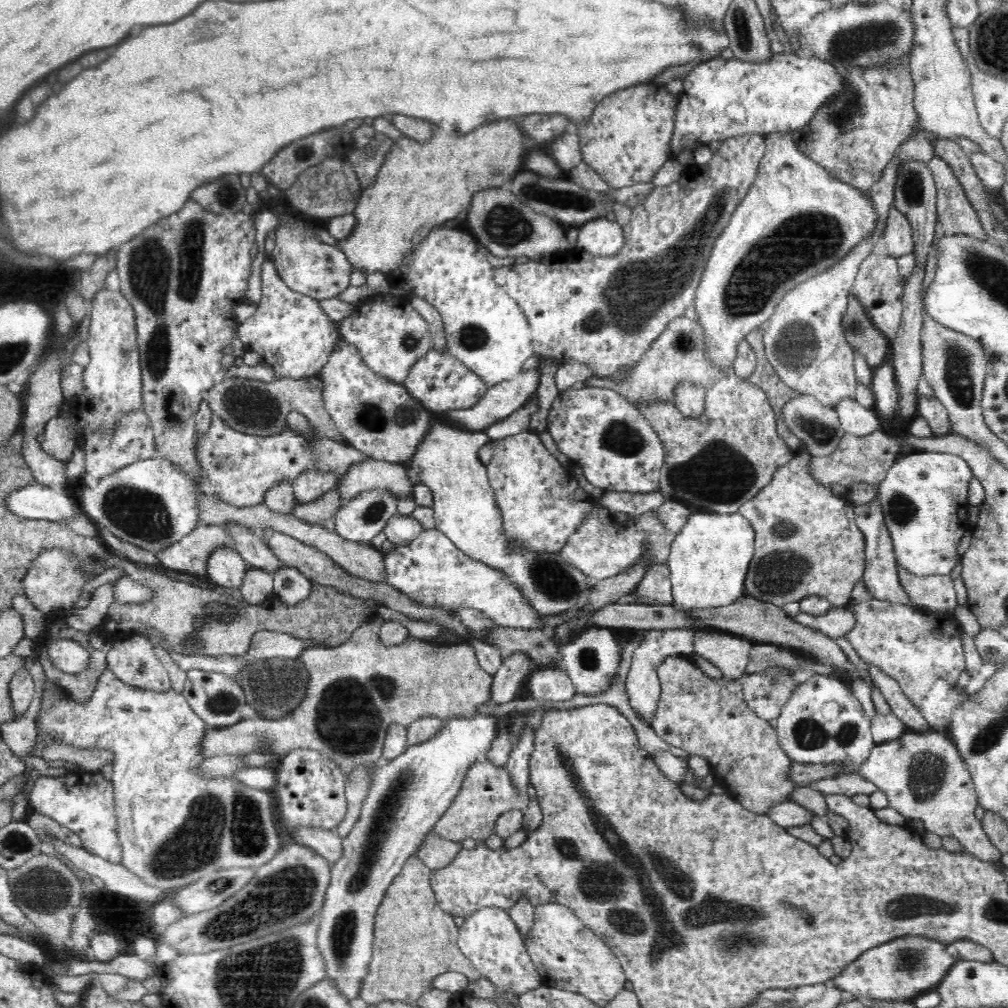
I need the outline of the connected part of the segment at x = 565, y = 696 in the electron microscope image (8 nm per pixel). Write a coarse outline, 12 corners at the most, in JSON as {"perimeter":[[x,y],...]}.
{"perimeter":[[535,668],[529,696],[570,700],[577,690],[562,669]]}

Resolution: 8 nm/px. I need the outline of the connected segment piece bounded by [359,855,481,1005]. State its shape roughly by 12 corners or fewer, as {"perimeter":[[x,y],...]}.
{"perimeter":[[403,864],[375,916],[359,997],[415,1004],[448,971],[481,977],[436,902]]}

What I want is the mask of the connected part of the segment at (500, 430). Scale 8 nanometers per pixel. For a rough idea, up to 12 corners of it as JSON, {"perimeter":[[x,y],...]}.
{"perimeter":[[536,392],[521,409],[487,426],[491,440],[529,430],[530,416],[540,410]]}

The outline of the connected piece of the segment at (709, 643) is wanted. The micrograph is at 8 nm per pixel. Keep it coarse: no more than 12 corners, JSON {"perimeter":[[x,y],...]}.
{"perimeter":[[695,630],[694,654],[738,681],[754,642]]}

